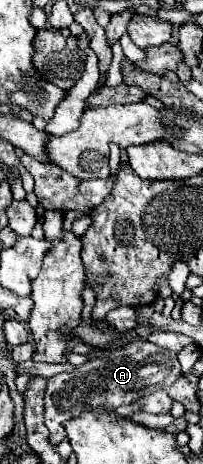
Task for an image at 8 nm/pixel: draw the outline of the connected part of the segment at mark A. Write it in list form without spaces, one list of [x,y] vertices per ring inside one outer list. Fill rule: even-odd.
[[[149,341],[145,343],[127,343],[117,347],[107,359],[87,361],[85,365],[73,369],[71,373],[59,373],[47,381],[45,389],[45,425],[49,429],[51,445],[59,445],[67,435],[63,421],[79,417],[85,409],[97,409],[103,405],[121,407],[129,405],[145,395],[163,391],[181,377],[181,365],[177,353],[161,349]]]

